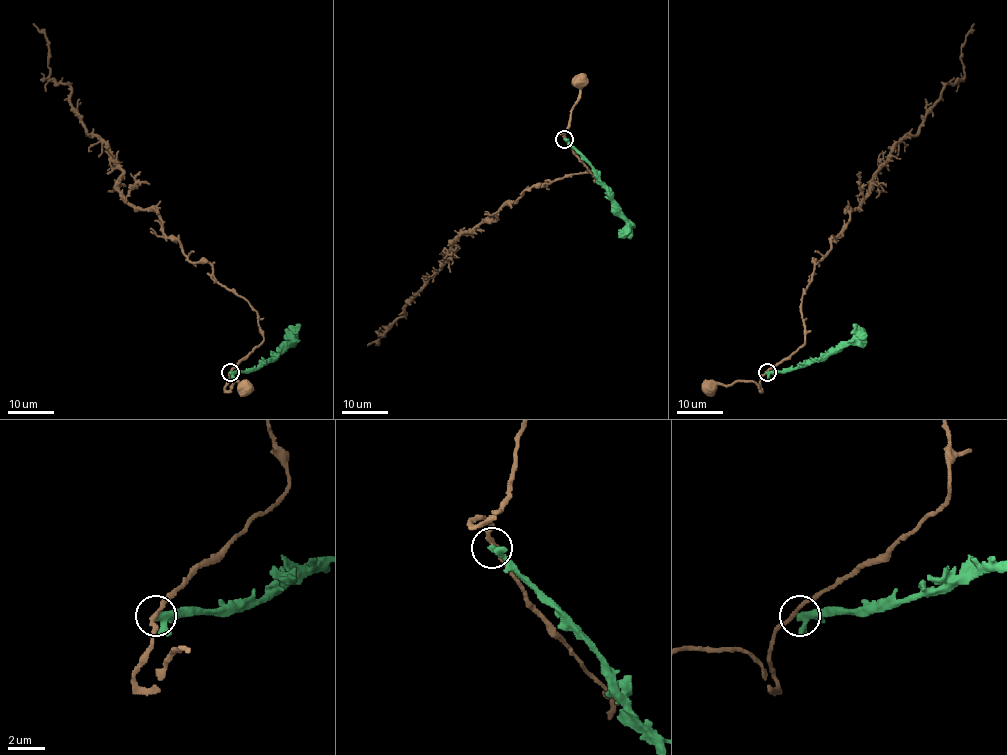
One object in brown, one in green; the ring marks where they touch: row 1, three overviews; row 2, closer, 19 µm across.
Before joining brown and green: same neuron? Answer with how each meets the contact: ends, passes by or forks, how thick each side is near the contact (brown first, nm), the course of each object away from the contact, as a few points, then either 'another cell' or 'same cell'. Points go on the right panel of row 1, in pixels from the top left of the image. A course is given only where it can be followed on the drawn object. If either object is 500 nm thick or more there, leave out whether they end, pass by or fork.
brown passes by | green passes by | 220/280 nm | brown via (767, 372), (805, 342), (814, 262), (892, 147), (964, 77), (974, 24) | green via (767, 373), (805, 366), (839, 351), (851, 341), (861, 341), (867, 335) | another cell

